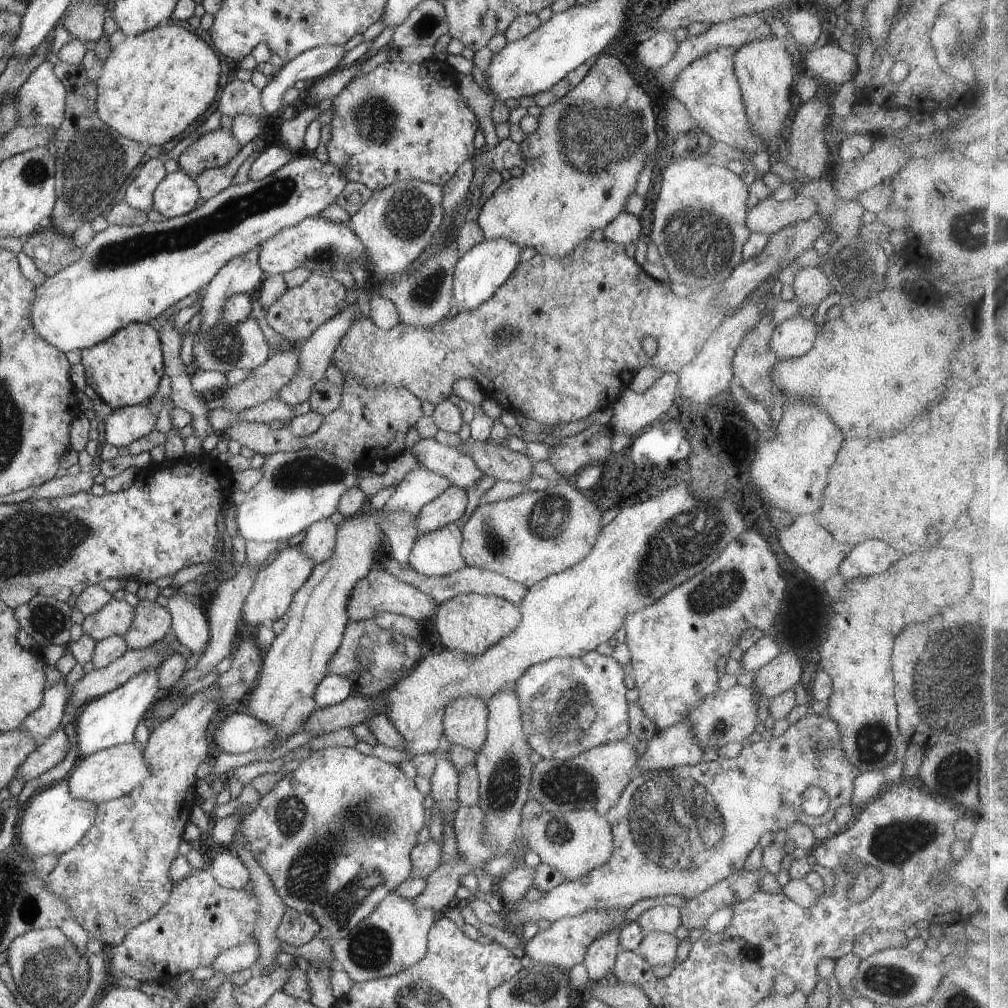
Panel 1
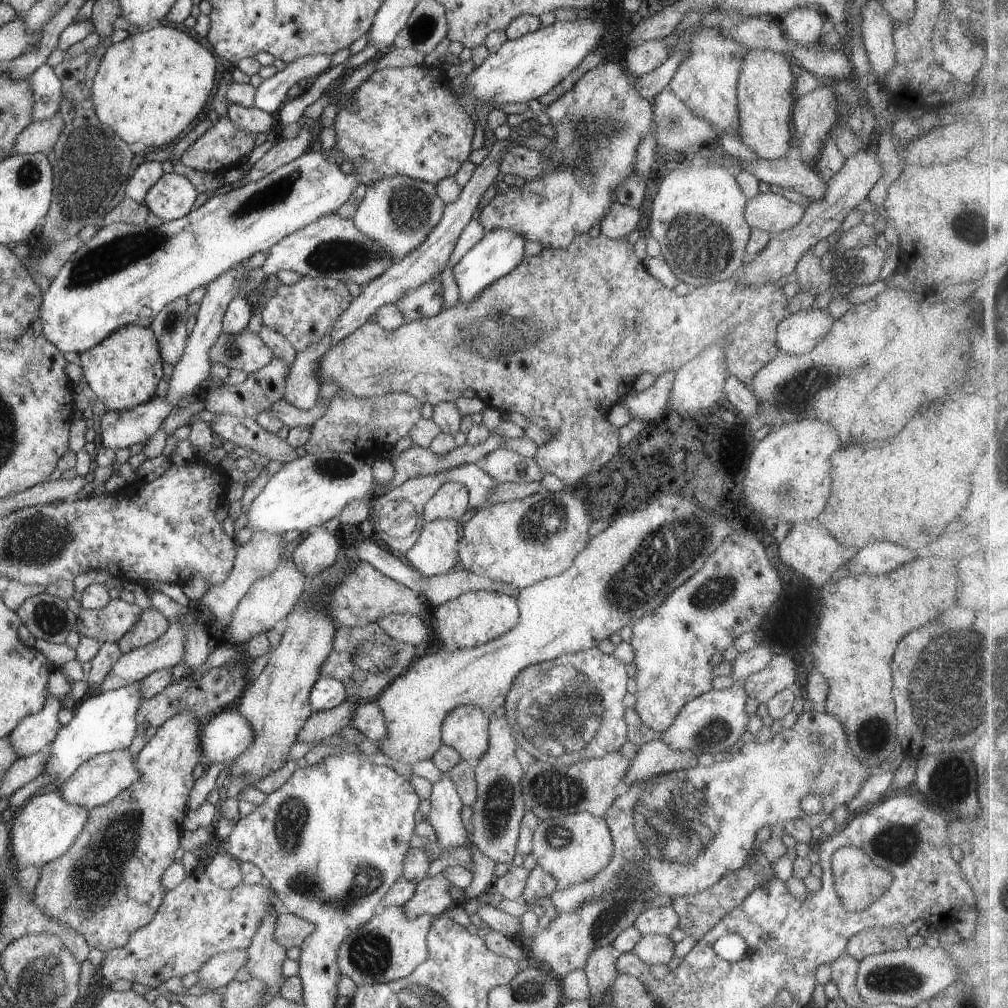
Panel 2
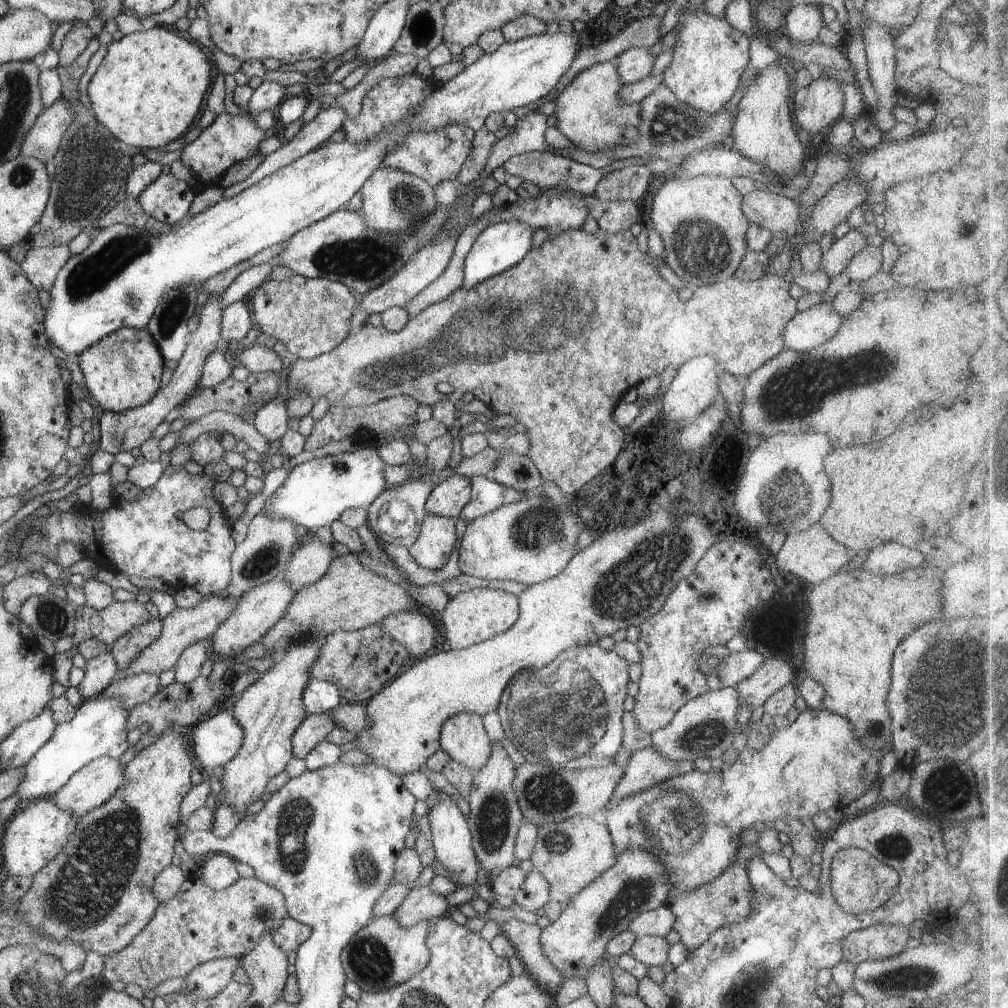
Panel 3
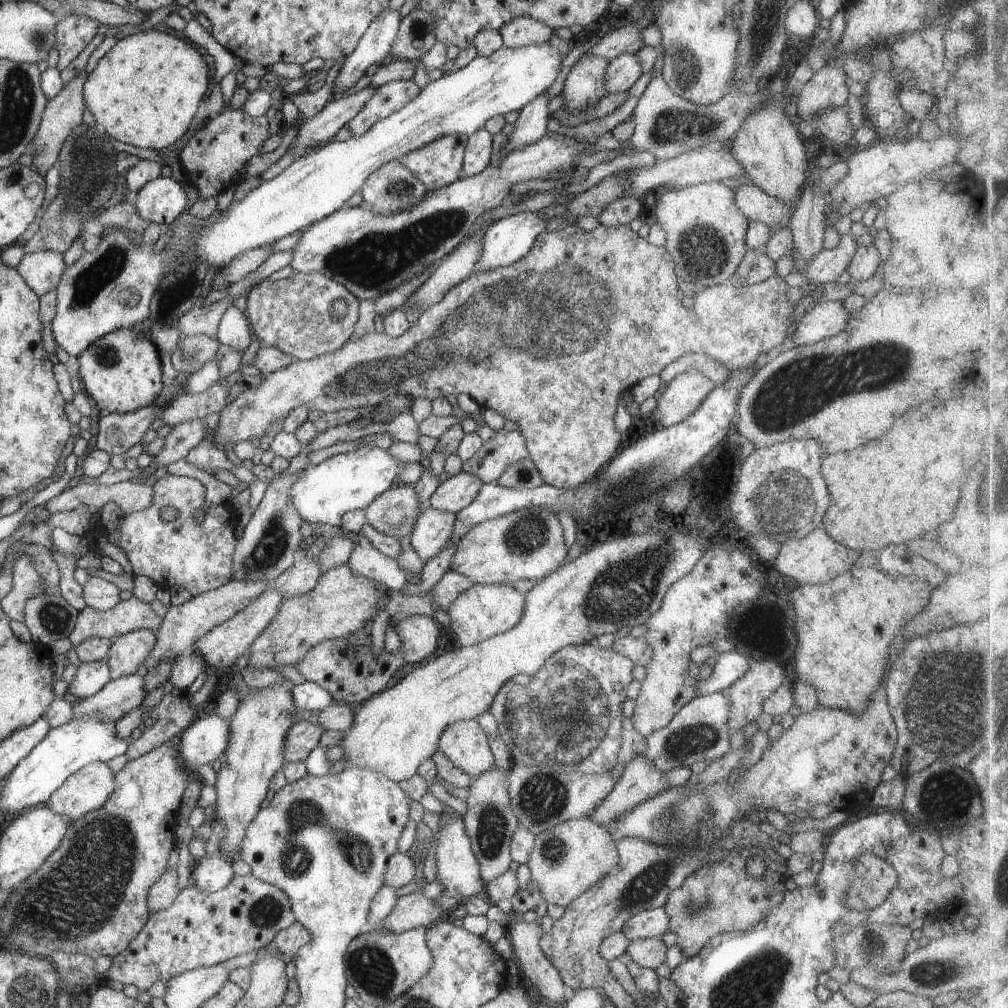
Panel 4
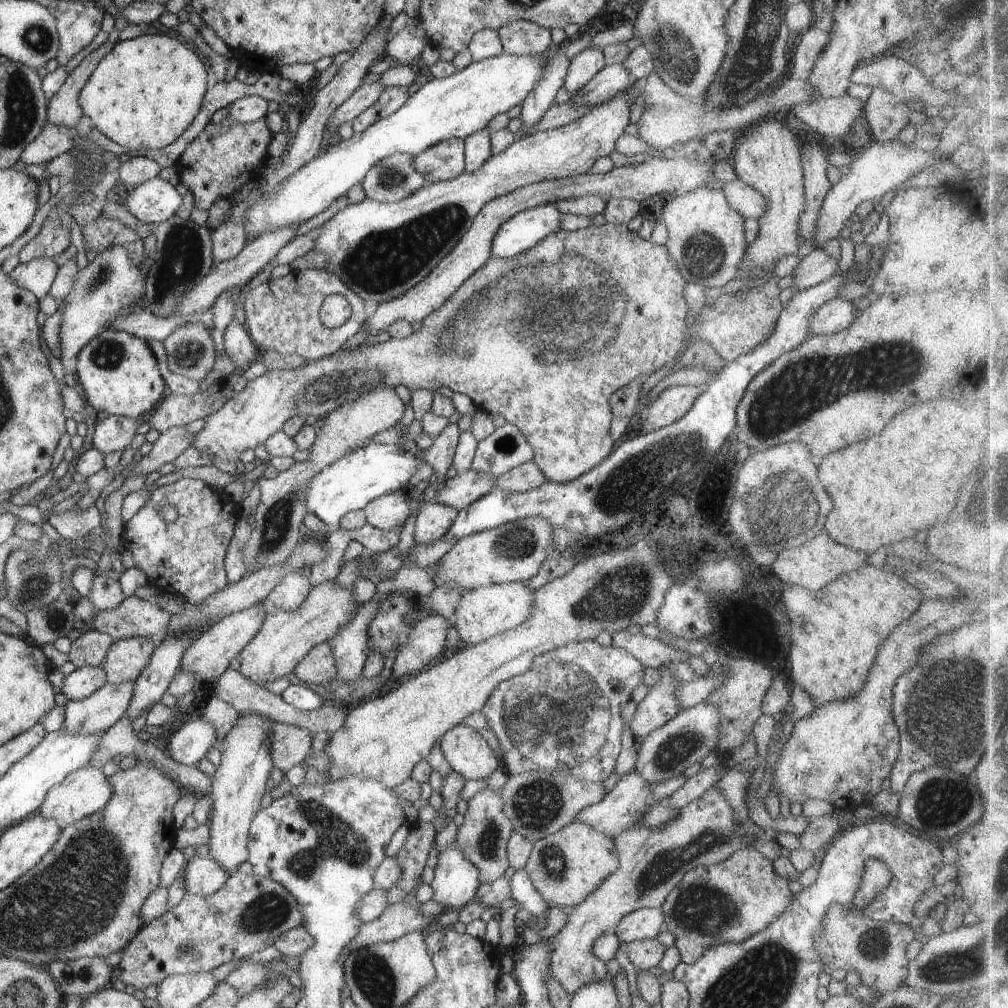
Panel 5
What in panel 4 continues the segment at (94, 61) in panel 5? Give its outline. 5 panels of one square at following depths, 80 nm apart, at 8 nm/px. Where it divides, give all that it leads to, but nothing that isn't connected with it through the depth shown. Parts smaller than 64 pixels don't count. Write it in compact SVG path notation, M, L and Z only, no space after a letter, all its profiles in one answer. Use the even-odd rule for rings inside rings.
M85 68L79 72L69 83L63 85L62 90L53 98L48 100L48 106L45 107L44 117L41 120L38 132L34 135L34 140L28 150L32 152L32 167L48 172L52 166L56 166L59 160L59 152L66 137L77 127L80 126L82 116L84 116L85 102L83 101L83 84L87 79Z

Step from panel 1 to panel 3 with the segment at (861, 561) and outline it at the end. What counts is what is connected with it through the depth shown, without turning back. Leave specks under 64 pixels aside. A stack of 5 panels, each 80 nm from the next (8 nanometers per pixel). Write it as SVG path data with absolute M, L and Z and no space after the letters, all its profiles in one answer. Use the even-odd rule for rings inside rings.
M884 543L876 546L863 564L864 569L872 572L882 572L883 575L893 575L914 570L924 564L922 552L898 543Z

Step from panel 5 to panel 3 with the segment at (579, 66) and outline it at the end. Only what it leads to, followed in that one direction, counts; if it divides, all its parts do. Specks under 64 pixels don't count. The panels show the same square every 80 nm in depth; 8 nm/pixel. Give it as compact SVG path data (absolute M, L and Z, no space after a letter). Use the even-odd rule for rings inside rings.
M611 61L593 64L579 72L556 98L554 115L558 119L558 129L585 151L596 152L627 143L621 138L624 126L639 126L640 105L624 104L617 96L622 86L616 67Z

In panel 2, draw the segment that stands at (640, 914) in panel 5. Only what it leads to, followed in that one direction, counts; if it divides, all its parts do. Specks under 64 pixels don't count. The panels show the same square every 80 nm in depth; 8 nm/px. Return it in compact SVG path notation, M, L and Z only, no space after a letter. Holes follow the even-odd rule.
M650 907L642 911L634 921L633 927L643 935L662 935L669 937L677 927L679 916L670 907Z

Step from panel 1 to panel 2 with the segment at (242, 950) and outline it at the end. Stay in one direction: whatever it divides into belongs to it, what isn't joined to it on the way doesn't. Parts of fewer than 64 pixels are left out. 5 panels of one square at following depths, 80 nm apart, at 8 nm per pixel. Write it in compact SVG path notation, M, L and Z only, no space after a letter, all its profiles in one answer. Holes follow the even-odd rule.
M233 950L218 953L207 960L198 970L200 986L205 992L223 990L237 970L245 966L247 950Z

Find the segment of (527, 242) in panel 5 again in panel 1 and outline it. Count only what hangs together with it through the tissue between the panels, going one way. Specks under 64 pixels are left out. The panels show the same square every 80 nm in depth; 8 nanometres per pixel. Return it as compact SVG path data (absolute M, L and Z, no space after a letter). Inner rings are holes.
M506 237L485 239L458 259L453 274L453 300L460 311L478 308L520 264L522 248Z

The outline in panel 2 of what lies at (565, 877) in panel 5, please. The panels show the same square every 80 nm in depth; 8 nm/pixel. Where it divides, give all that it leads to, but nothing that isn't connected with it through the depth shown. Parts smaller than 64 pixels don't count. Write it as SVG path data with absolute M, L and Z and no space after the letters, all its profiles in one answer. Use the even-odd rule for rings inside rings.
M589 812L550 817L538 823L531 855L546 872L552 873L558 889L592 880L613 859L614 843L604 819Z

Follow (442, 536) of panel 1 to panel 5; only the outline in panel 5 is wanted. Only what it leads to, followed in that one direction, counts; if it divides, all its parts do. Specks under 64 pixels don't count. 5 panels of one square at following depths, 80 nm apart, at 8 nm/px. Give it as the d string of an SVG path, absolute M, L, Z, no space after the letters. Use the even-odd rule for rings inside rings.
M434 501L424 503L416 514L413 529L415 542L428 544L441 539L449 531L458 513L459 511L447 504Z

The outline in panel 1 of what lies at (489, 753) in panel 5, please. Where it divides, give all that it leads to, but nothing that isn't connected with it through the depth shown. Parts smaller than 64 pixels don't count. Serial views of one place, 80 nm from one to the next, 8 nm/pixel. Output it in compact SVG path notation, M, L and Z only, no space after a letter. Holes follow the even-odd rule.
M465 696L448 703L443 716L443 736L454 745L479 753L487 737L487 704Z

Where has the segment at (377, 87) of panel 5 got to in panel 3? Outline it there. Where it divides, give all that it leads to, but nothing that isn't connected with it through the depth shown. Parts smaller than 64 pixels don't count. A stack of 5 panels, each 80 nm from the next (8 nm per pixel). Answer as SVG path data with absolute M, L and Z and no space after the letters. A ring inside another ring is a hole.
M340 105L323 108L313 120L305 124L299 124L299 131L296 133L296 136L294 136L293 140L287 144L284 144L284 146L282 144L279 149L266 156L261 166L257 168L246 180L244 180L244 182L239 182L231 185L228 188L225 188L222 199L228 200L236 196L238 193L246 190L249 186L260 182L260 180L262 180L265 176L280 170L280 168L290 164L291 162L294 162L297 158L308 154L308 152L311 150L323 146L326 142L328 142L327 139L329 139L330 136L334 134L334 132L339 130L342 126L342 123L348 118L349 116L347 115L347 112Z

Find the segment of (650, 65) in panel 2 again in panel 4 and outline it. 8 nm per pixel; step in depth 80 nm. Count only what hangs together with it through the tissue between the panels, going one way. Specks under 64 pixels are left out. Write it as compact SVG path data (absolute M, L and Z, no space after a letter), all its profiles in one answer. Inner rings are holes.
M623 54L609 61L603 80L606 95L627 92L641 75L640 64L635 55Z

